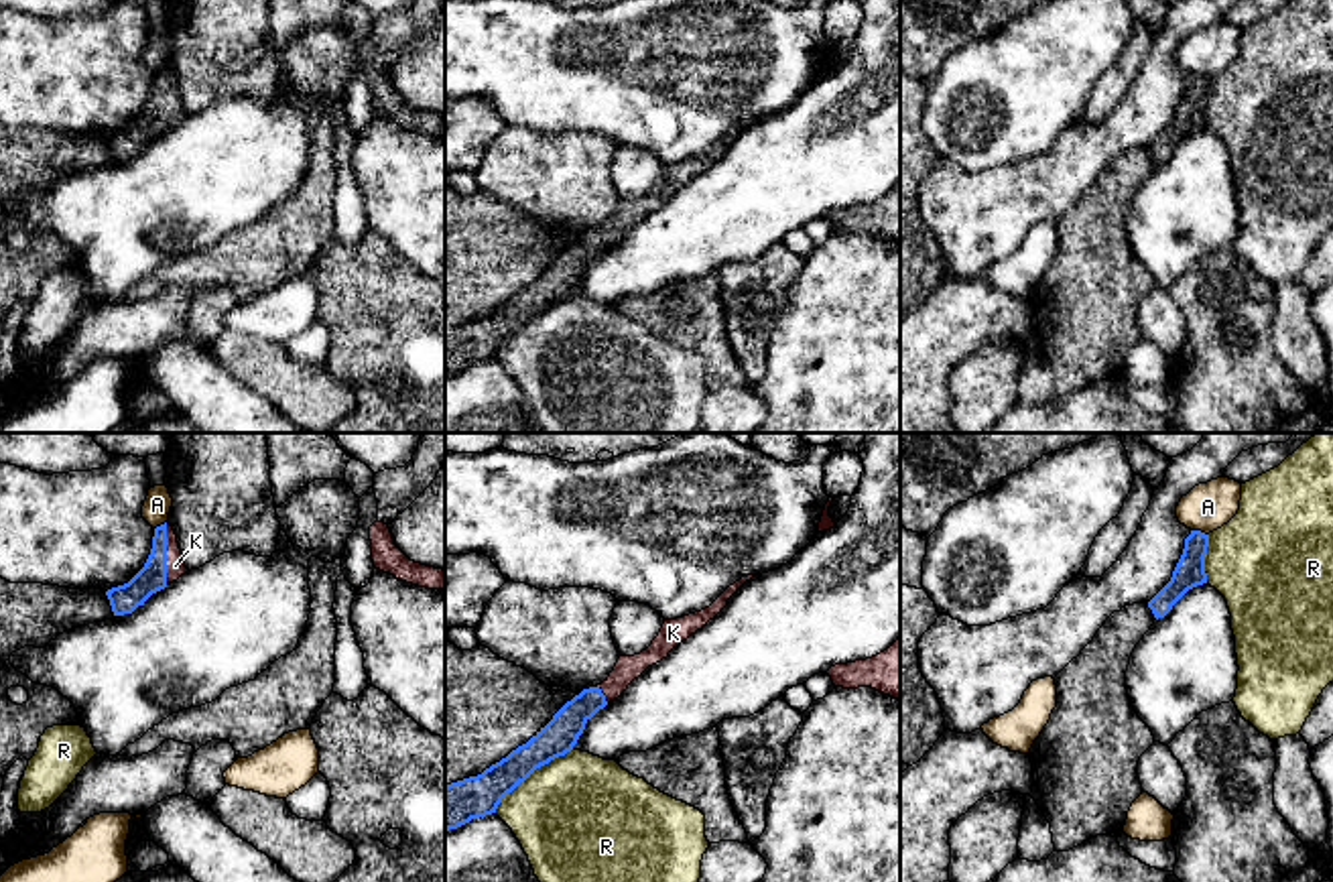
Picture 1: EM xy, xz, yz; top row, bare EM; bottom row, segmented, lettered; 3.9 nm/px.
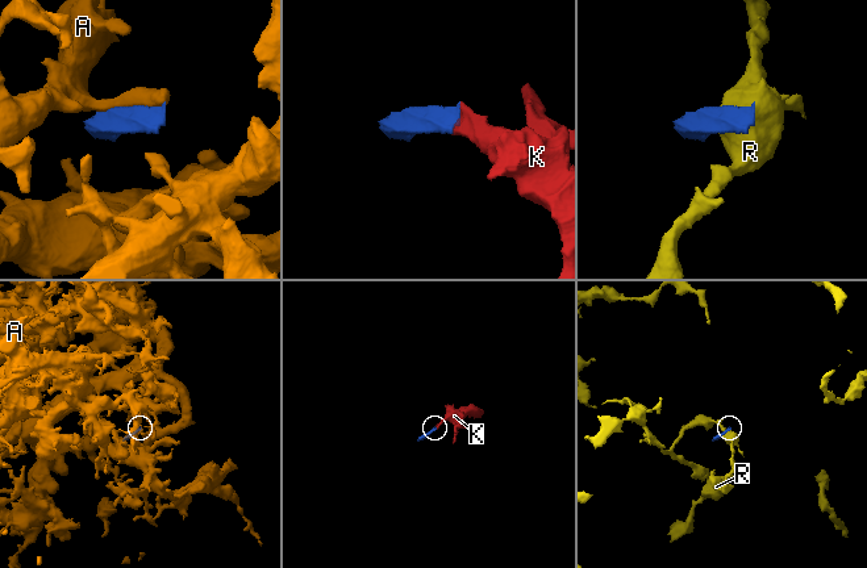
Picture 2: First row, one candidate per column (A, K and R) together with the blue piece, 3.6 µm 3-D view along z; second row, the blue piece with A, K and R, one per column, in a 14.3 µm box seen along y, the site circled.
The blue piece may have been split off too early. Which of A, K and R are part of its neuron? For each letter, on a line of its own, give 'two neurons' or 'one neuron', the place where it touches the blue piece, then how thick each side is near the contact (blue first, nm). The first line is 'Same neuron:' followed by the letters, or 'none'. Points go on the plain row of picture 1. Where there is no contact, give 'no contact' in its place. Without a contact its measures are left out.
Same neuron: K
A: two neurons; contact yz (1199, 76); calibres 120 and 190 nm
K: one neuron; contact xy (165, 98); calibres 110 and 80 nm
R: two neurons; contact xz (531, 318); calibres 160 and 480 nm

